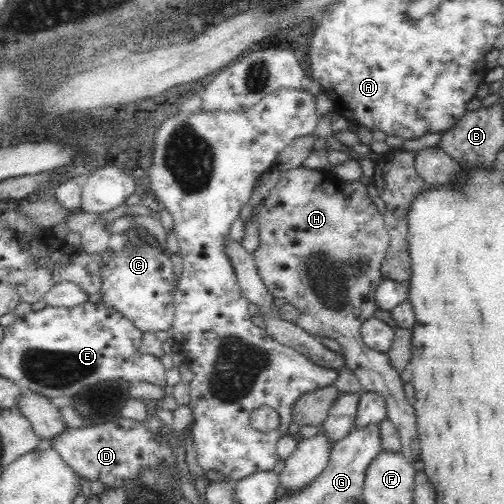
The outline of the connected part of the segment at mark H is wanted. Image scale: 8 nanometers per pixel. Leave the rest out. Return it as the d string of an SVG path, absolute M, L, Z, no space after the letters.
M302 166L281 171L278 182L270 190L259 208L259 244L252 252L258 274L273 298L284 298L294 306L297 319L293 322L310 336L337 340L344 348L345 363L356 374L363 391L375 392L386 401L387 417L398 429L401 453L417 471L424 471L415 410L404 395L400 374L394 370L387 353L368 348L361 337L361 324L373 316L376 308L376 290L383 279L380 267L389 245L383 215L360 180L338 178L331 169L308 169Z

